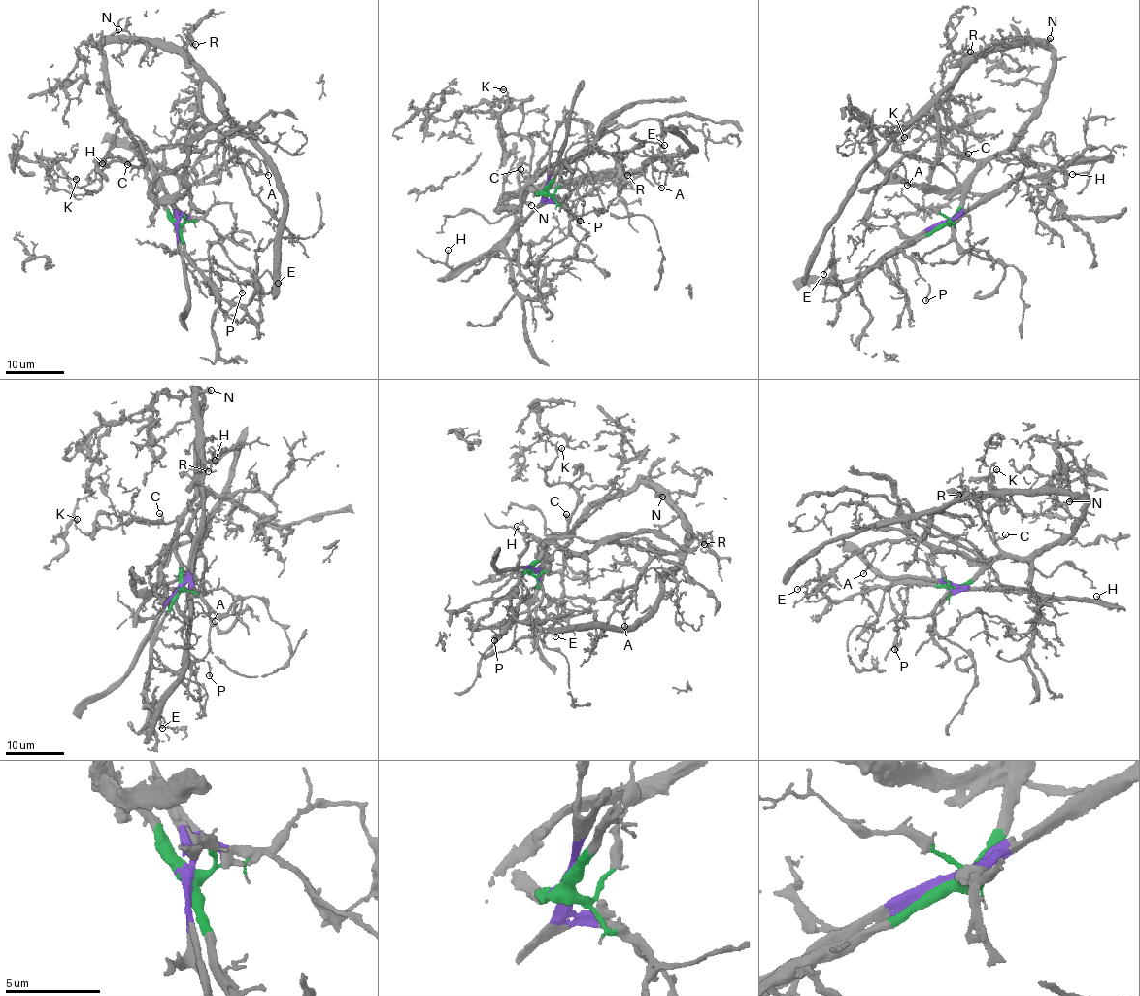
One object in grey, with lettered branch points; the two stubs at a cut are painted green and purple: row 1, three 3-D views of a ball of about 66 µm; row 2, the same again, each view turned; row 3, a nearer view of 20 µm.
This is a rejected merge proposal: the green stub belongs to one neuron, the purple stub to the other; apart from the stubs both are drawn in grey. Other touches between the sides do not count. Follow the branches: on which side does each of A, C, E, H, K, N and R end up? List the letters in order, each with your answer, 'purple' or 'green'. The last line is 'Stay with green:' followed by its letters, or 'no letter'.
A: green
C: green
E: green
H: purple
K: green
N: green
R: green
Stay with green: A, C, E, K, N, R

